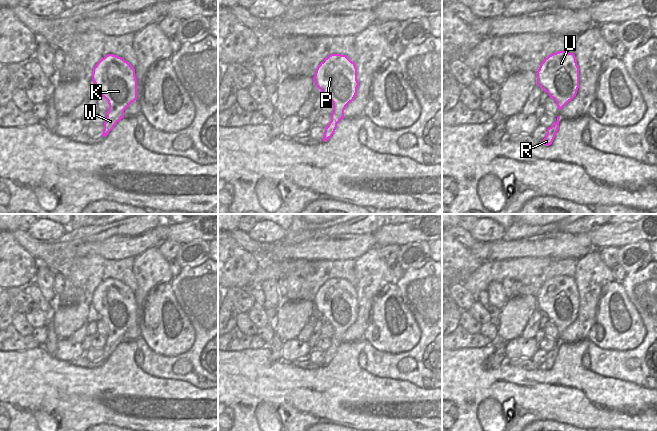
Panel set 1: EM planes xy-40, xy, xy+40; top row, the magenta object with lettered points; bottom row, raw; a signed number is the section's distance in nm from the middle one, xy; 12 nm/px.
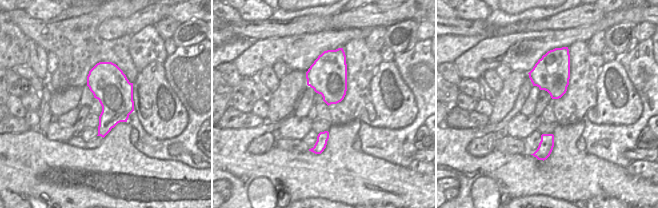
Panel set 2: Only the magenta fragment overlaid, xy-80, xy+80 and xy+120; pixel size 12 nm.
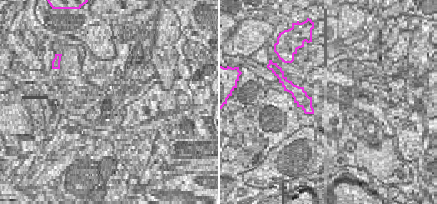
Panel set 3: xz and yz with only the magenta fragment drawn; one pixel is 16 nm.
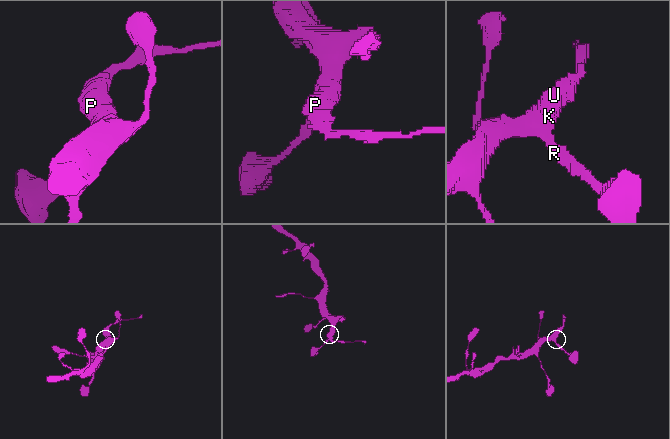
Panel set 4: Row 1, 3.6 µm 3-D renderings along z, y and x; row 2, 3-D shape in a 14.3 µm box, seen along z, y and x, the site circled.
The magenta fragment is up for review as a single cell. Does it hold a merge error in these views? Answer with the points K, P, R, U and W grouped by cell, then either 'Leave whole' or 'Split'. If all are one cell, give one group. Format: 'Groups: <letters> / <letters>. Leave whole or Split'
Groups: K P R U W. Leave whole

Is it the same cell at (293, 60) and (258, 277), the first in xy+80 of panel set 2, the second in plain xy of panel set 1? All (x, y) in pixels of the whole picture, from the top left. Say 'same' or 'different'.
same

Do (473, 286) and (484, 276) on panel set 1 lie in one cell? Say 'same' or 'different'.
same

